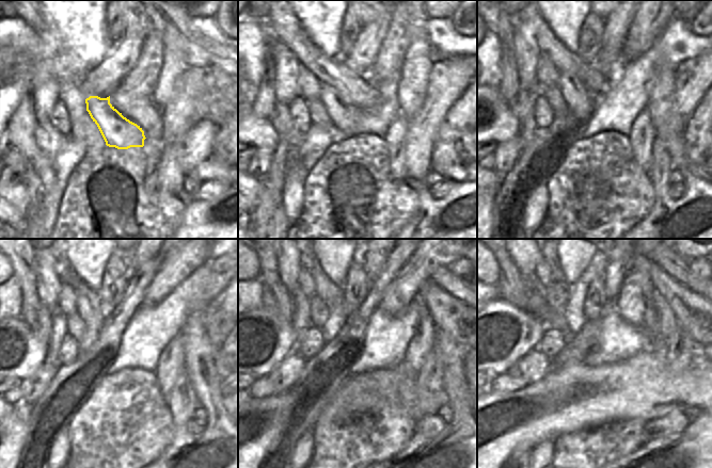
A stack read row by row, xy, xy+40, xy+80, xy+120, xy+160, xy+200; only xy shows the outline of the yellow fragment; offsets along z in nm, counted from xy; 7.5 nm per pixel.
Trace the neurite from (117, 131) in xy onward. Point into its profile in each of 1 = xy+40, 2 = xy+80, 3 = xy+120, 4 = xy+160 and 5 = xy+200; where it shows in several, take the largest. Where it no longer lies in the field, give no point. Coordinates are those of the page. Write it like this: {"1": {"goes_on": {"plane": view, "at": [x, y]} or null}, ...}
{"1": {"goes_on": {"plane": "xy+40", "at": [334, 94]}}, "2": {"goes_on": {"plane": "xy+80", "at": [578, 97]}}, "3": {"goes_on": {"plane": "xy+120", "at": [89, 308]}}, "4": {"goes_on": {"plane": "xy+160", "at": [325, 288]}}, "5": {"goes_on": {"plane": "xy+200", "at": [552, 260]}}}

